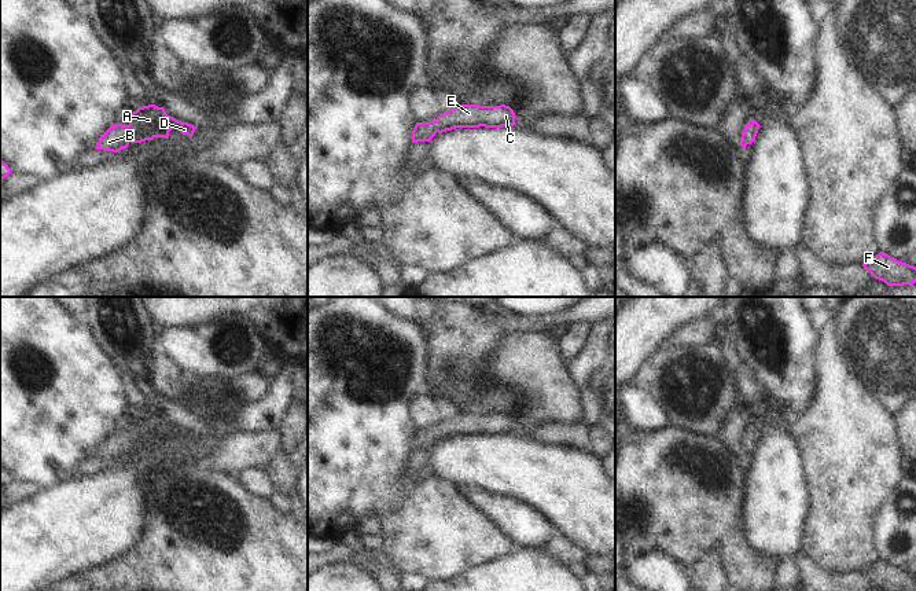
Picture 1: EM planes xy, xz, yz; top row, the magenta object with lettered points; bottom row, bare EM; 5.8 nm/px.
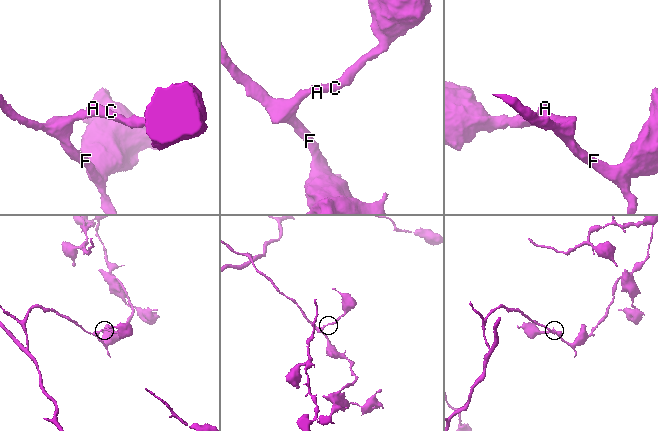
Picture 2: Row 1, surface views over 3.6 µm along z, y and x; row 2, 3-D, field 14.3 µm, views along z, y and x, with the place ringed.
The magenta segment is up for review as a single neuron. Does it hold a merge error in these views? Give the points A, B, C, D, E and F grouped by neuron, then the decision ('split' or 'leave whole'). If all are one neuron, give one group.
groups A B C D E F; leave whole

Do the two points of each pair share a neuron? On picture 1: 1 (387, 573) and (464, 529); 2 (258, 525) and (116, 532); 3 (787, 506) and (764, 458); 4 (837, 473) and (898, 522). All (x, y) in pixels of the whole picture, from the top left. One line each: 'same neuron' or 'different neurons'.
1: different neurons
2: different neurons
3: same neuron
4: different neurons

